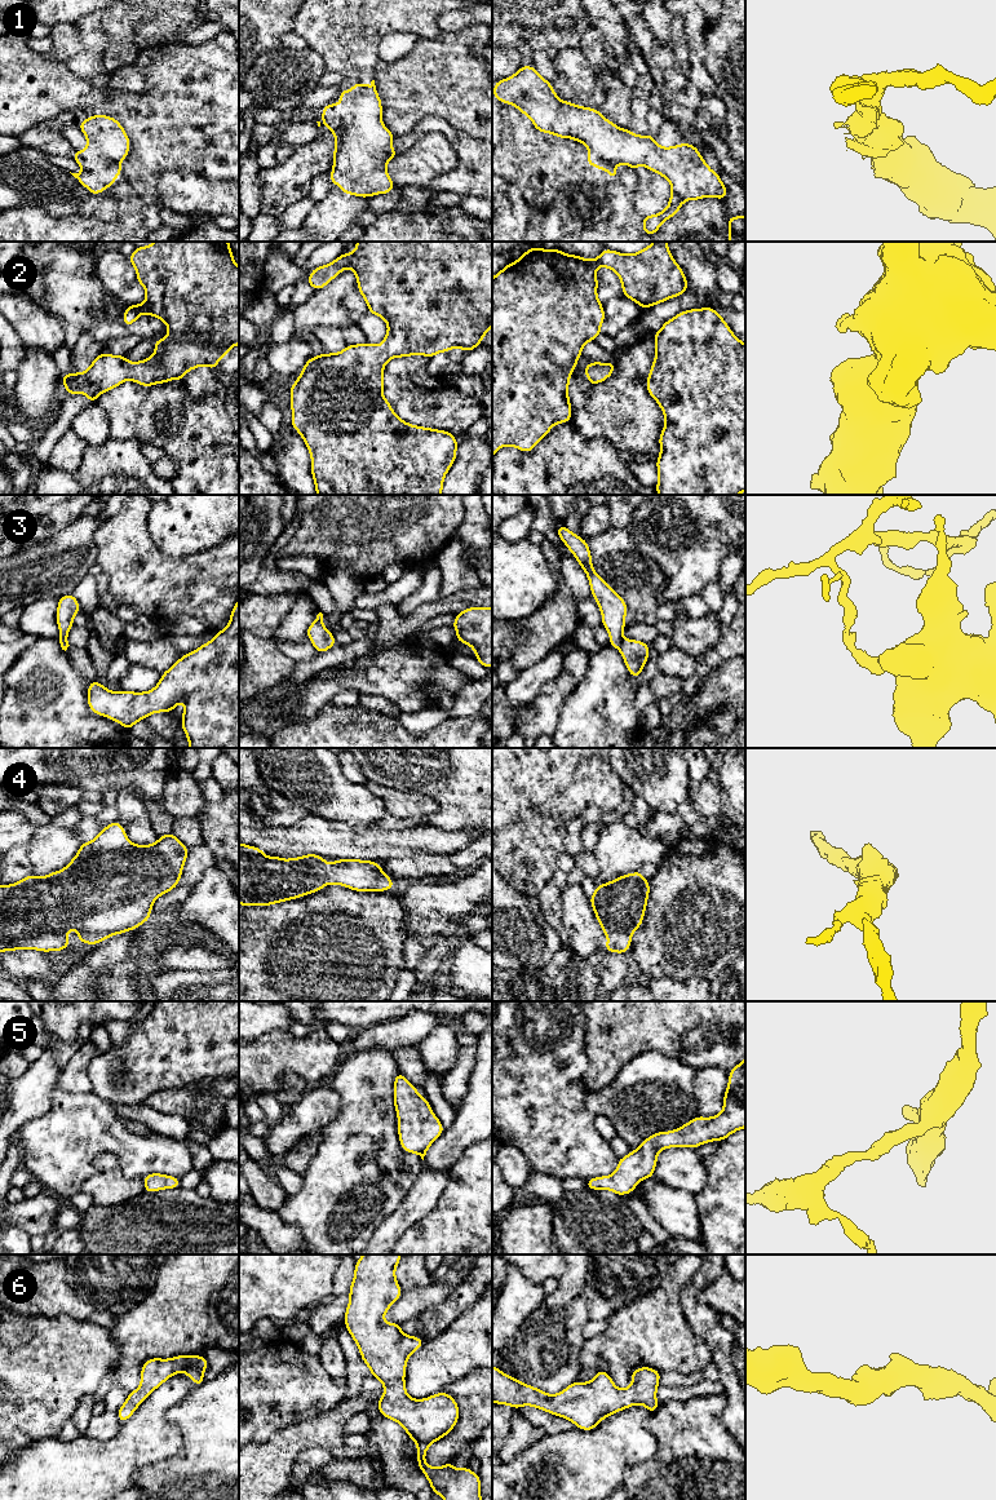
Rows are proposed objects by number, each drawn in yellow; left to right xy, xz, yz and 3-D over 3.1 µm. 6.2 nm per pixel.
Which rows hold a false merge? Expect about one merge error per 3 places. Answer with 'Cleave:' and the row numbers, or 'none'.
Cleave: 3

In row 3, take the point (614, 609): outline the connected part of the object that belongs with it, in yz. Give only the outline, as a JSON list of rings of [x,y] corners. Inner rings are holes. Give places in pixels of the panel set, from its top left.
[[[558,526],[557,534],[585,571],[592,596],[602,612],[602,625],[610,634],[610,646],[619,649],[625,628],[627,602],[594,571],[590,550],[584,539],[566,526]]]

